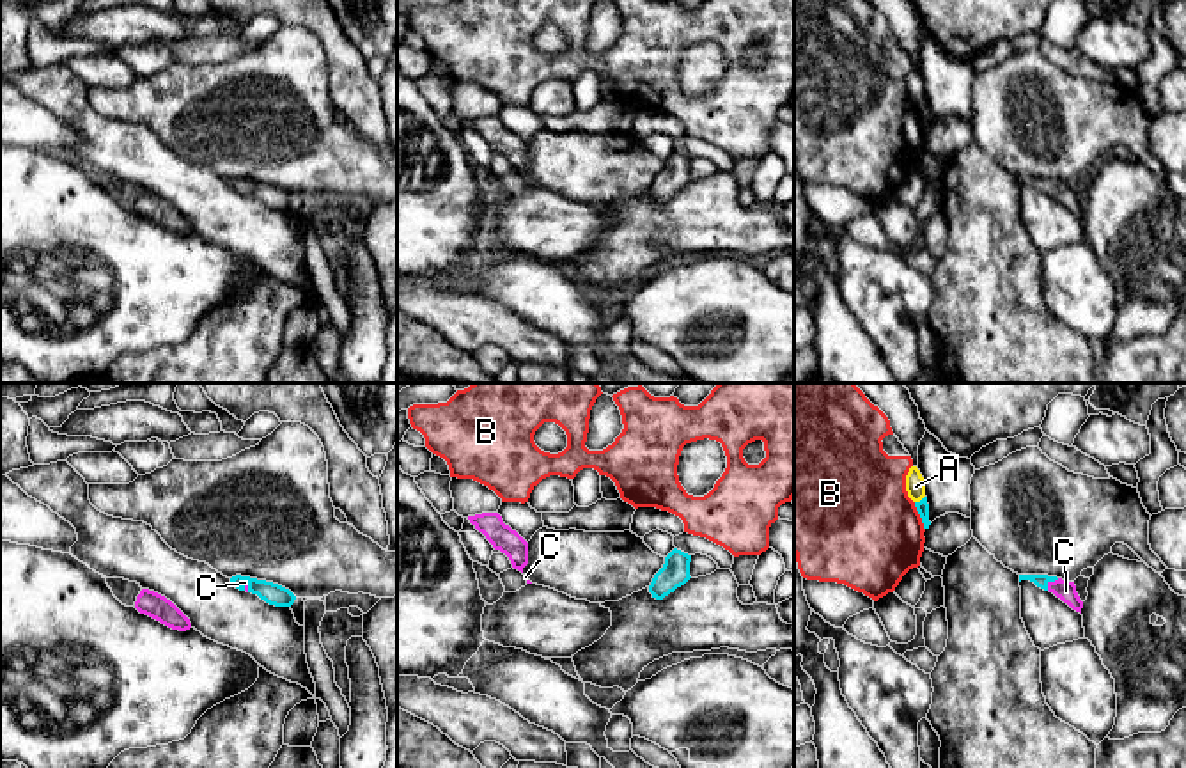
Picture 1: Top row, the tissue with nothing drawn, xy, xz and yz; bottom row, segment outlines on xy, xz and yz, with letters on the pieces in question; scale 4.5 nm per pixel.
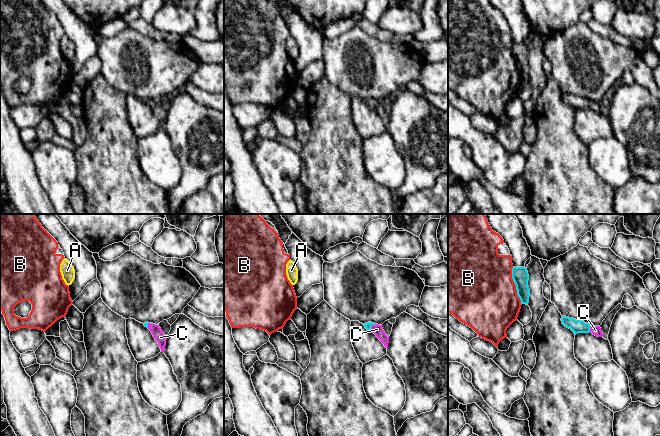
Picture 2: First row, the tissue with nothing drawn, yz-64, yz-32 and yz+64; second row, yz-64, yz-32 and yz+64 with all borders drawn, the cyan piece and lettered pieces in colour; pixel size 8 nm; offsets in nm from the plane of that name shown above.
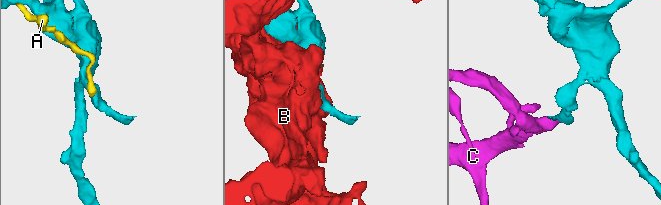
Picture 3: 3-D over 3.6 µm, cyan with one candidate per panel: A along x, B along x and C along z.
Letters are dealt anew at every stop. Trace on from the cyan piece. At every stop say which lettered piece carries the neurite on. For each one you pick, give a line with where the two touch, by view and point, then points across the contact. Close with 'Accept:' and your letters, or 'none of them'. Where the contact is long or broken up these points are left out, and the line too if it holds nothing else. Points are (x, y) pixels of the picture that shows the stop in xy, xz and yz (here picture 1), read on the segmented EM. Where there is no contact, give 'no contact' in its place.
C: yz (1050, 580) | across yz (1041, 580), (1050, 580), (1066, 591)
Accept: C

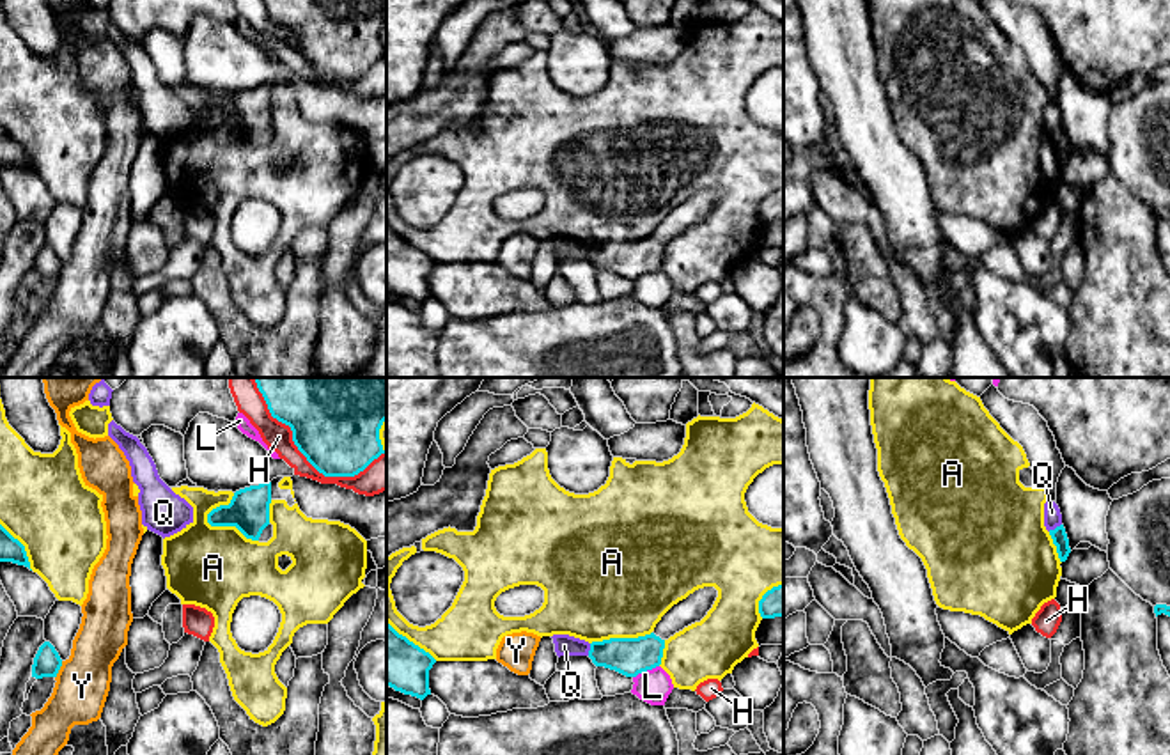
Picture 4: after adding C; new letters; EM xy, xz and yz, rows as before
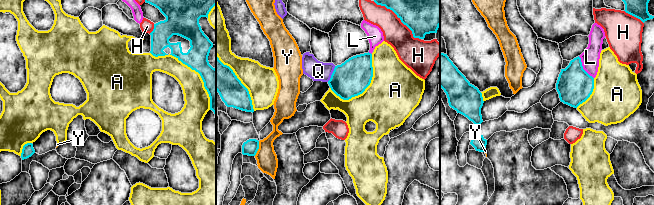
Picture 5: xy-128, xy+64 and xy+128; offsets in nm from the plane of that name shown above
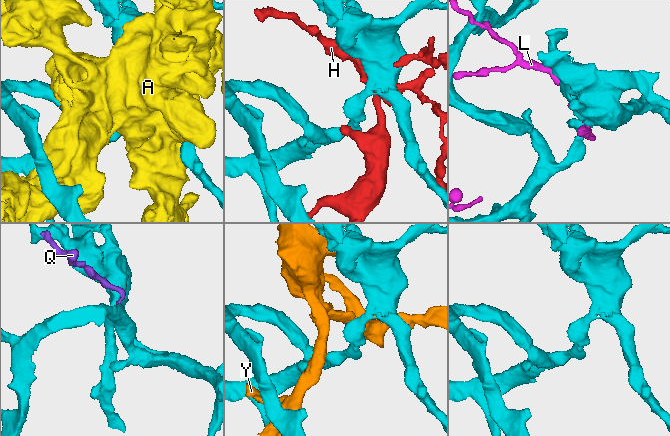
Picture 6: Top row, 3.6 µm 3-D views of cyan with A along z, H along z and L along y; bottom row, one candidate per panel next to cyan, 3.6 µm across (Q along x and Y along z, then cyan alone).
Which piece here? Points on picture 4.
Accept: none of them

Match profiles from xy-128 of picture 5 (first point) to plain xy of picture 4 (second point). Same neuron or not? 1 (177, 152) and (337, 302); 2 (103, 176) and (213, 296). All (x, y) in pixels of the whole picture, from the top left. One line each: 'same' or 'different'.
1: same
2: different

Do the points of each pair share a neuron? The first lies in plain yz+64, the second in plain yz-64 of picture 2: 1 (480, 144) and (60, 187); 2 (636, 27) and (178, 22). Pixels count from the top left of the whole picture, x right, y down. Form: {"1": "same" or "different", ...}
{"1": "same", "2": "same"}

